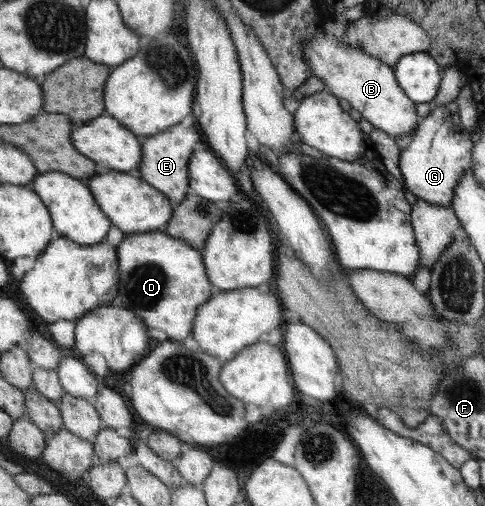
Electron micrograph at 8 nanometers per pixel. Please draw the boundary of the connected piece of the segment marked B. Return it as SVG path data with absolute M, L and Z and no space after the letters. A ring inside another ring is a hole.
M324 30L315 39L308 41L305 51L309 67L312 67L312 75L323 81L325 90L349 101L351 107L357 109L374 129L385 131L393 137L409 135L409 131L415 129L415 102L401 89L393 67Z

